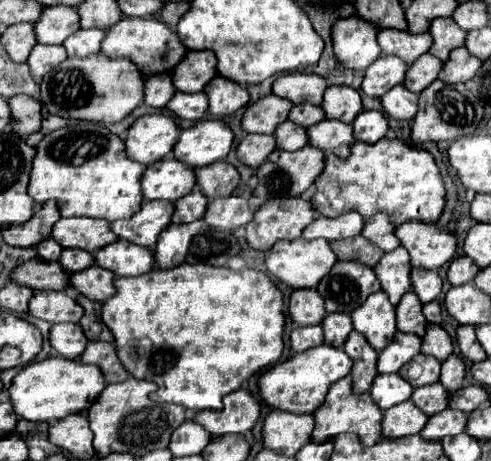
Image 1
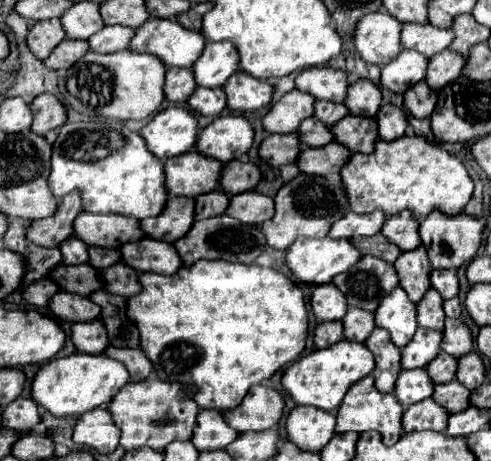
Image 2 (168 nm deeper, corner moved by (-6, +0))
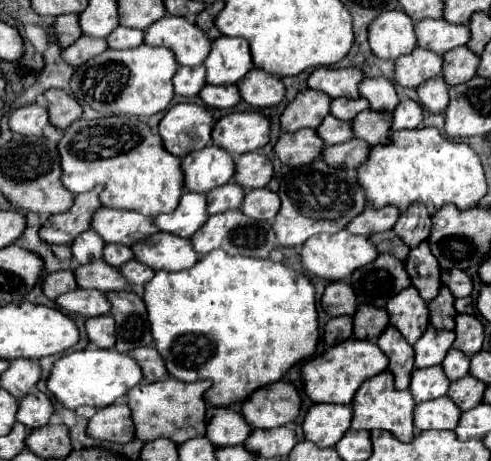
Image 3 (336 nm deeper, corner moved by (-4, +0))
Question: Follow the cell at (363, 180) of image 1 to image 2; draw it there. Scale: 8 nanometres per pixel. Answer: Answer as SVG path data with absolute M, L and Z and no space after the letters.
M401 136L397 140L379 140L375 144L375 152L371 154L353 154L351 160L341 168L341 180L343 188L351 200L351 210L353 212L373 212L375 208L387 212L387 216L399 214L403 210L413 210L415 218L423 220L427 218L433 210L443 210L451 214L459 214L465 204L473 196L473 180L463 166L453 154L443 150L437 144L427 142L423 136Z

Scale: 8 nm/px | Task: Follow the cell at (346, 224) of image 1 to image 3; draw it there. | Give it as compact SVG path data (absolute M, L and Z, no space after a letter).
M385 206L385 208L379 208L379 210L373 210L373 208L365 208L365 212L361 212L361 216L355 216L347 226L345 230L353 232L353 234L377 234L377 232L385 232L385 230L391 230L395 226L399 218L399 210L393 208L393 206Z

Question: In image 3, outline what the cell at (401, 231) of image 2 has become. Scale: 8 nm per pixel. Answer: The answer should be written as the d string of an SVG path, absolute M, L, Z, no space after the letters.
M413 204L405 212L401 212L397 224L393 226L393 232L397 232L397 236L401 236L401 240L409 248L417 248L417 244L427 240L429 230L431 230L431 216L423 204Z

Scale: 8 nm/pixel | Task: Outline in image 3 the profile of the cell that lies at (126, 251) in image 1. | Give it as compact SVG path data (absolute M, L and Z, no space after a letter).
M157 232L149 240L133 244L131 250L135 260L141 260L141 264L147 264L153 270L169 272L187 270L199 258L187 238L171 236L167 232Z

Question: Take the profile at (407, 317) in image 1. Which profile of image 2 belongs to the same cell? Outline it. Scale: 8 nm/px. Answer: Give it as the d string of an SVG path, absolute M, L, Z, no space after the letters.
M431 288L425 298L417 304L419 312L419 326L429 330L443 330L445 328L445 312L443 312L443 298L435 288Z

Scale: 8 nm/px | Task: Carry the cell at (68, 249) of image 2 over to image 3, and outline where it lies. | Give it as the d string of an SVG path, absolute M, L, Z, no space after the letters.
M87 230L73 240L73 244L71 244L73 258L77 264L87 264L91 260L99 260L103 256L103 246L105 246L105 242L93 230Z

